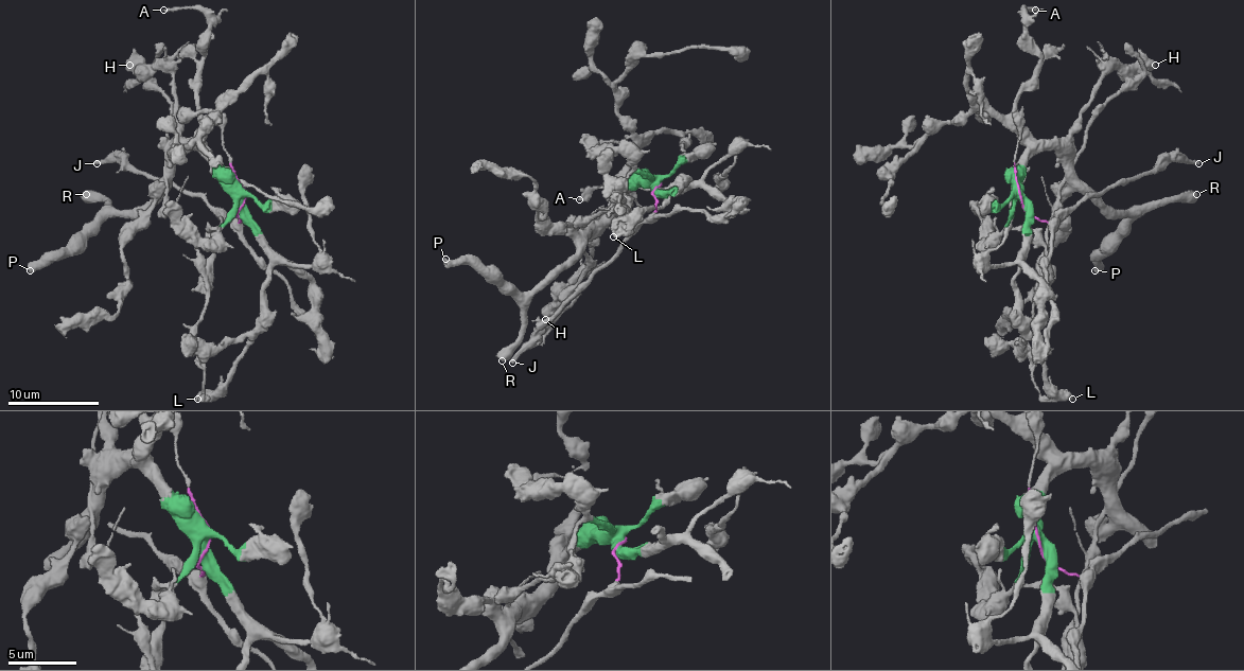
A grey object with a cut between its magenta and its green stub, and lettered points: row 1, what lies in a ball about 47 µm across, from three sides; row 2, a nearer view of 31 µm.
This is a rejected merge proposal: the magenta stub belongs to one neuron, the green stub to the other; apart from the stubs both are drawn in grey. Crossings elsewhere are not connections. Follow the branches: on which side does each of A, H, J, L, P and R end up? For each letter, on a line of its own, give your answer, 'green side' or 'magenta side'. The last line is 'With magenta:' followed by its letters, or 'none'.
A: green side
H: green side
J: magenta side
L: green side
P: green side
R: green side
With magenta: J

